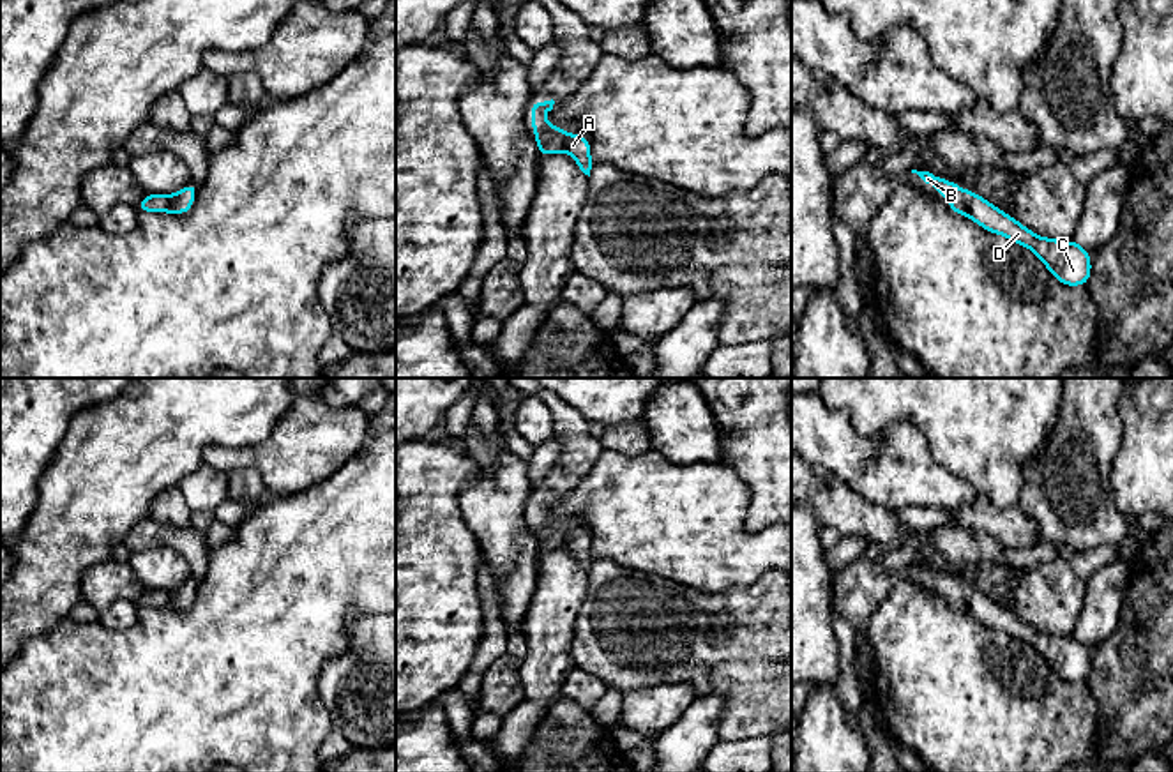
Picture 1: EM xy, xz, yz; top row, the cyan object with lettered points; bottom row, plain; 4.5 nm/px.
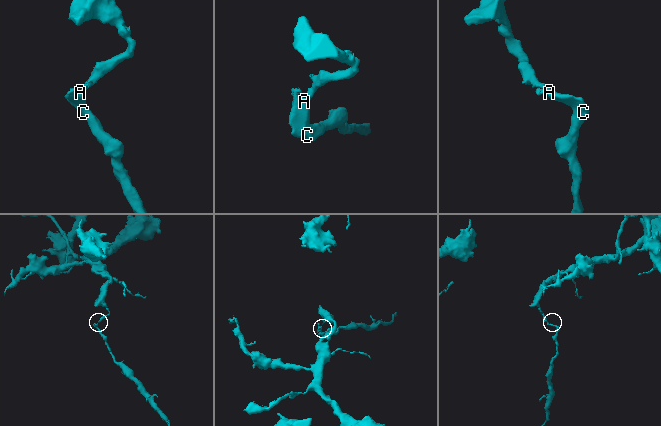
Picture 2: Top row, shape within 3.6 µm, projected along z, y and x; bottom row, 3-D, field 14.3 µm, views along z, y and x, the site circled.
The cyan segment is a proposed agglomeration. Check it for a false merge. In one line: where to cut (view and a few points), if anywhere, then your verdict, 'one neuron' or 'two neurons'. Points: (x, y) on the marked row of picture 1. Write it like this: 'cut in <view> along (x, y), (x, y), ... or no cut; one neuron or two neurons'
no cut; one neuron

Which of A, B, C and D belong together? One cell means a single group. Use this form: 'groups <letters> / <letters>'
groups A B C D

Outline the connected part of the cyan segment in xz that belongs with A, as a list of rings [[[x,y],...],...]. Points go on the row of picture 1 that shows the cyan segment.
[[[530,101],[530,124],[534,125],[534,136],[539,143],[539,159],[555,152],[567,152],[578,163],[578,168],[590,177],[592,157],[590,140],[581,134],[569,134],[564,129],[553,127],[551,122],[541,118],[553,110],[555,101]]]

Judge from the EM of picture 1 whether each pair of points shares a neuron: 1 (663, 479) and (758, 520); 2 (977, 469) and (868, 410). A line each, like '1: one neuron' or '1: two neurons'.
1: two neurons
2: one neuron

